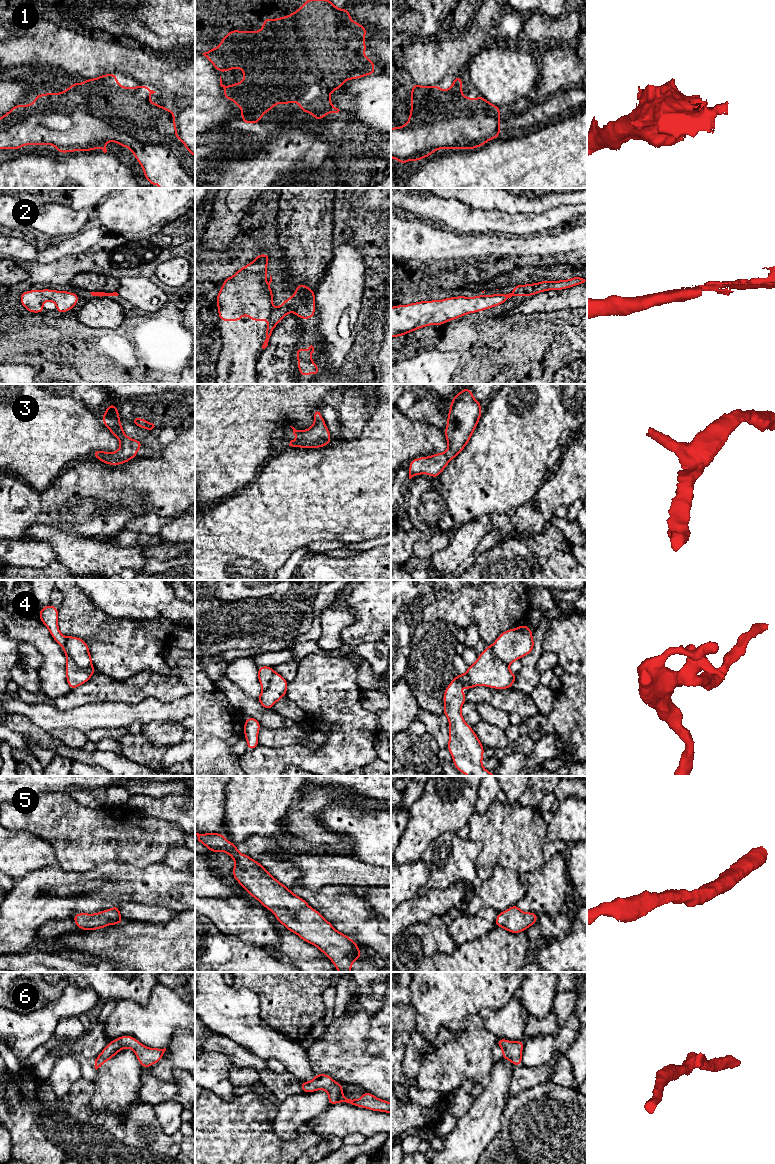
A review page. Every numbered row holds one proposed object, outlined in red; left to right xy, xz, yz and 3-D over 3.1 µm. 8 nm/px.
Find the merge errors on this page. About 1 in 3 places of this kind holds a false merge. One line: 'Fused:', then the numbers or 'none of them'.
Fused: 2, 4

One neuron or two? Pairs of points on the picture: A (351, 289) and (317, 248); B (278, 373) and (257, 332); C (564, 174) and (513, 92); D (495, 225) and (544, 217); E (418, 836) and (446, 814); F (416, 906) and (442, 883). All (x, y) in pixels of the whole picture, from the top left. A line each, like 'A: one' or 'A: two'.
A: two
B: two
C: two
D: one
E: one
F: two

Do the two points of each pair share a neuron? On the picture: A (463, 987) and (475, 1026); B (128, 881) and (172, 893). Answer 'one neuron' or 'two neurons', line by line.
A: two neurons
B: one neuron

